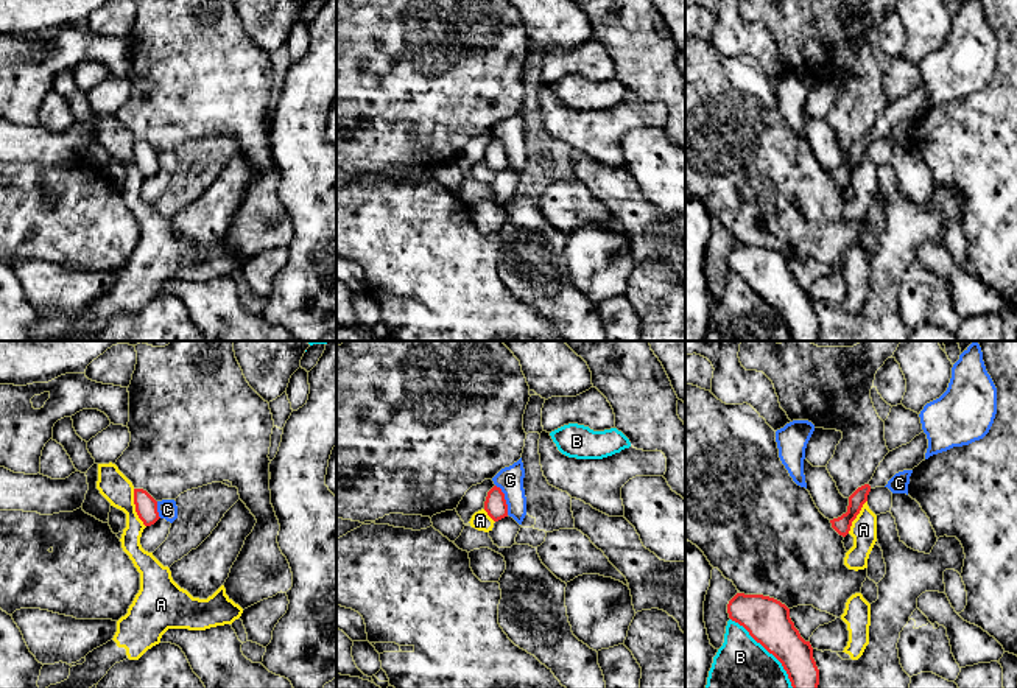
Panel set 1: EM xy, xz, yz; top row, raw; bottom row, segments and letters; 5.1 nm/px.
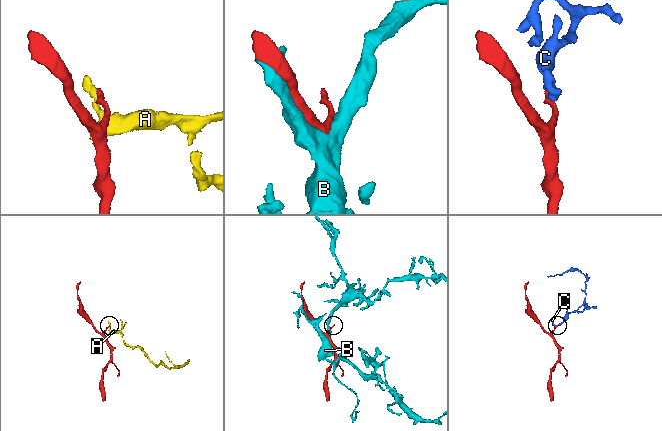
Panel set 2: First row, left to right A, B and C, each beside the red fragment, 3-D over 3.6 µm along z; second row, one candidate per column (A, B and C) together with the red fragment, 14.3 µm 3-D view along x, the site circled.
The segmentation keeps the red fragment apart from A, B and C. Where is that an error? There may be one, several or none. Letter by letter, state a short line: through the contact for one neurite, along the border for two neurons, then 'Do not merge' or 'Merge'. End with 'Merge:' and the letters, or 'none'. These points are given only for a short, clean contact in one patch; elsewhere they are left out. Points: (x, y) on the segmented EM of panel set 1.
A: Line: xy (133, 489), (134, 511), (145, 526). Do not merge
B: Do not merge
C: Line: xz (496, 484), (503, 494), (508, 514). Do not merge
Merge: none

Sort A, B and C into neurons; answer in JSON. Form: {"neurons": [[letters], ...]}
{"neurons": [["A"], ["B"], ["C"]]}

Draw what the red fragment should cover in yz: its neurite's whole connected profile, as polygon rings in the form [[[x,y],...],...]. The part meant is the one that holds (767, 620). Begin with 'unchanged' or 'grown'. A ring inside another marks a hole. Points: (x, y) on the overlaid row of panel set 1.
unchanged; [[[737,593],[727,604],[727,613],[782,663],[793,688],[818,688],[813,648],[794,627],[785,604],[763,595]]]

